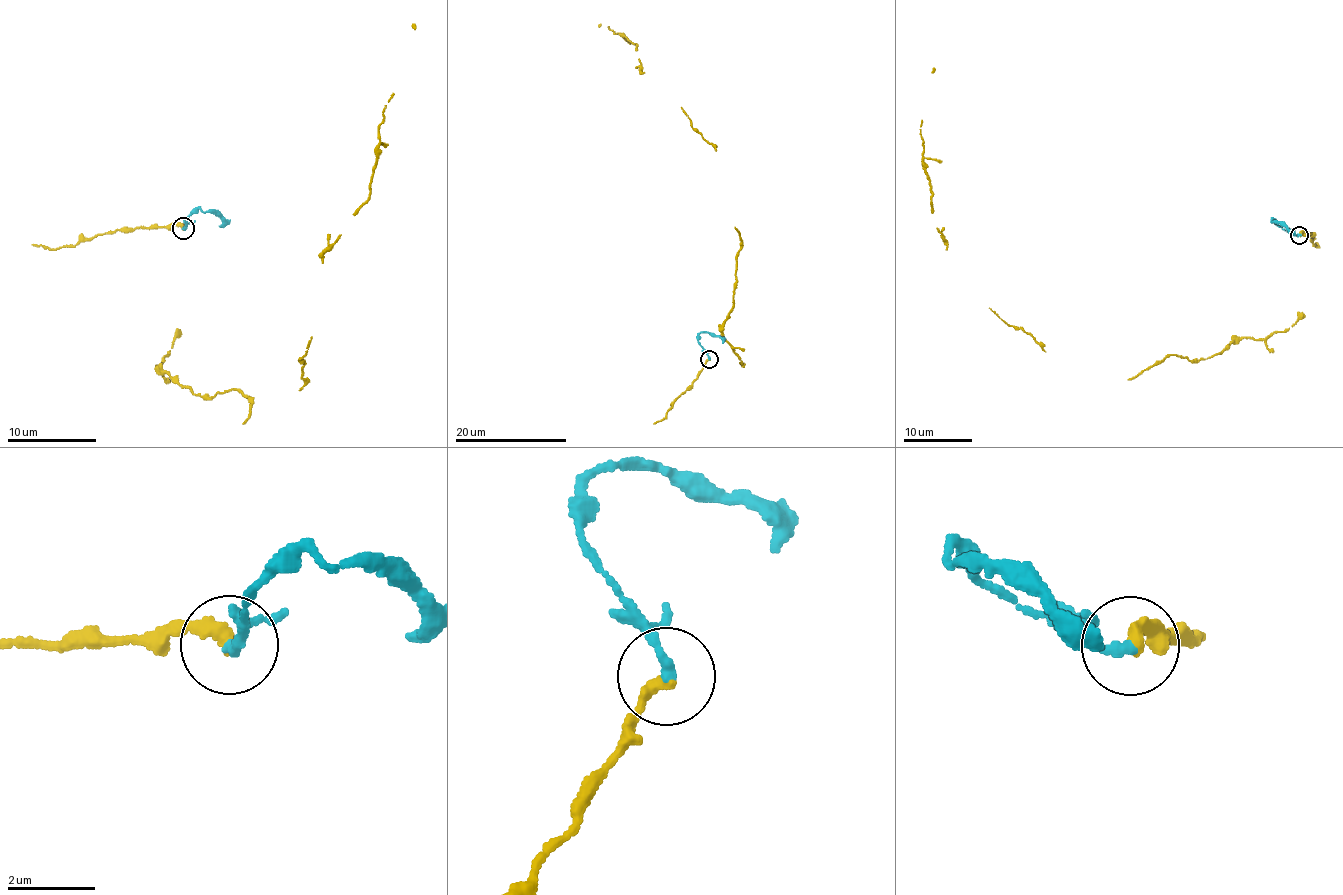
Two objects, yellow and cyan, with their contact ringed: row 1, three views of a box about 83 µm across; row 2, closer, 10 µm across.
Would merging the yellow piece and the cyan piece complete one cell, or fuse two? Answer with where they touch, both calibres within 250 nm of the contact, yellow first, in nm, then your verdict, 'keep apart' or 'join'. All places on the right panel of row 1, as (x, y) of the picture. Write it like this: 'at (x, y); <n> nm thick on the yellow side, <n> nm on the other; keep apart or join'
at (1299, 235); 280 nm thick on the yellow side, 240 nm on the other; join

